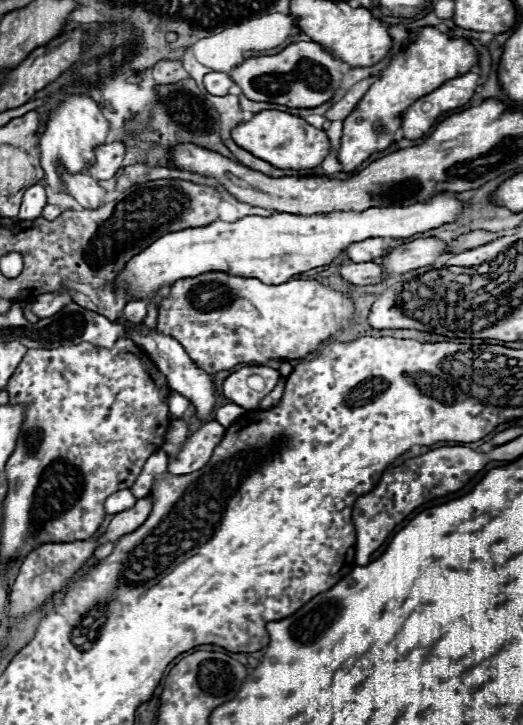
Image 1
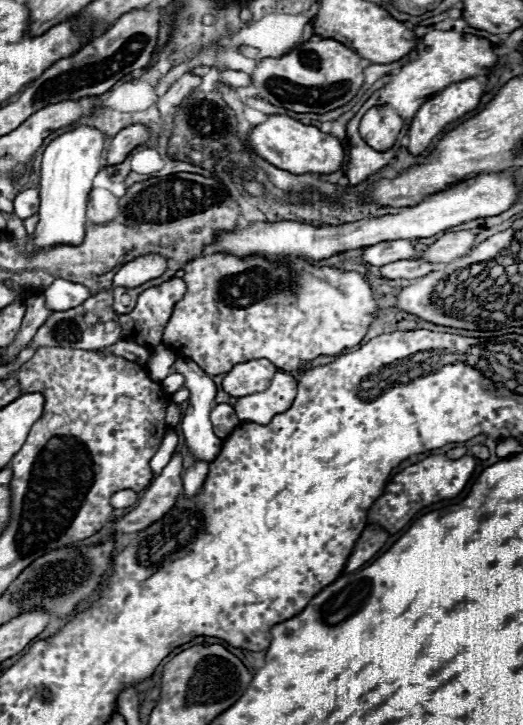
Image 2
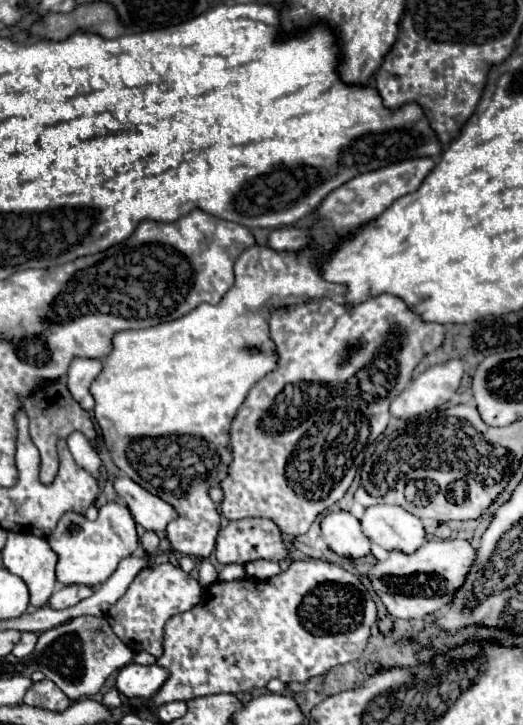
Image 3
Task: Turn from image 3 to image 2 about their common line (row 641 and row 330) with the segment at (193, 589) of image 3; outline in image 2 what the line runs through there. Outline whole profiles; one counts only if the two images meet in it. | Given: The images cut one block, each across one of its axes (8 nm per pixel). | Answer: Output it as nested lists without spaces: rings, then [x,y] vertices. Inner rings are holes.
[[[180,278],[152,286],[138,296],[136,308],[128,314],[120,314],[122,340],[134,342],[140,346],[158,346],[162,344],[164,324],[170,320],[174,304],[182,300],[186,284]]]

